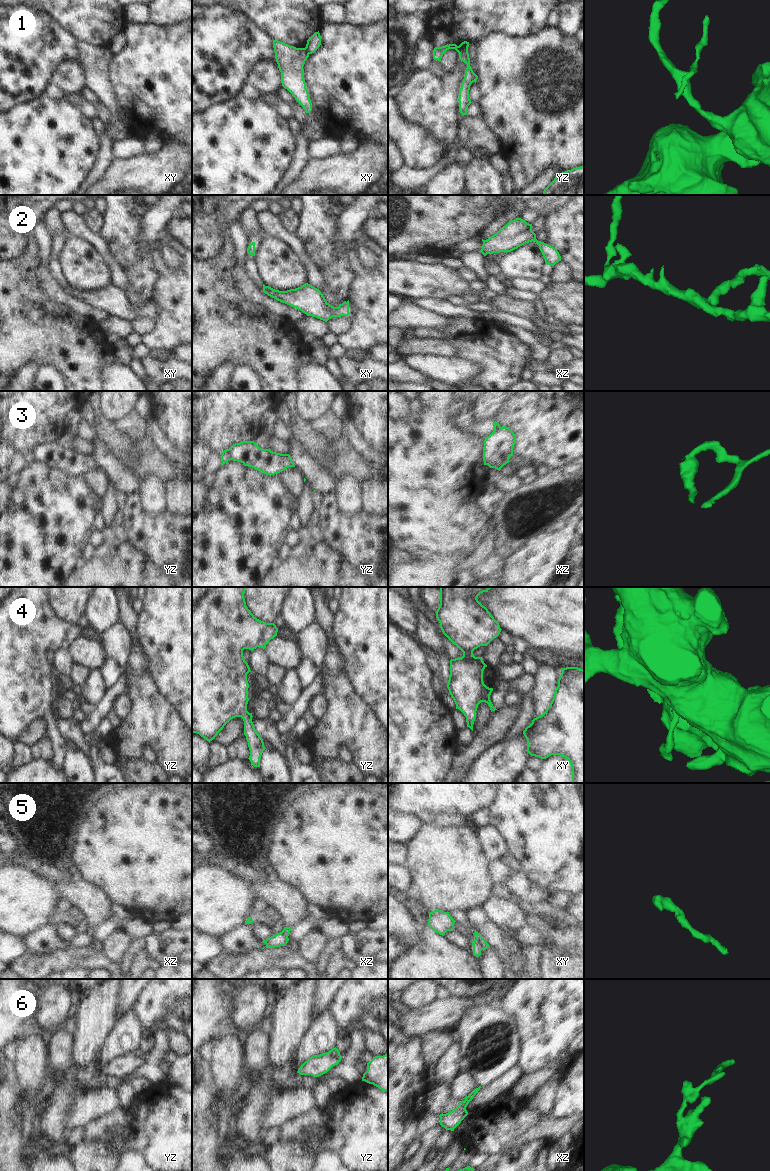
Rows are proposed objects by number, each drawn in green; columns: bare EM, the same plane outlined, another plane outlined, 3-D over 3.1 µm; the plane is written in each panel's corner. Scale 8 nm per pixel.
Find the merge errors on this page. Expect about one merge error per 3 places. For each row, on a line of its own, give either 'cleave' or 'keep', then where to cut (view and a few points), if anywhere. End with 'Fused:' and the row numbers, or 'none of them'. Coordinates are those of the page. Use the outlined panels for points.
1: cleave; cut in yz along (467, 48), (462, 48), (458, 52)
2: keep; no cut
3: cleave; cut in yz along (227, 449), (231, 459)
4: keep; no cut
5: cleave; cut in xy along (476, 938), (482, 949)
6: cleave; cut in yz along (329, 1051), (334, 1056), (340, 1056)
Fused: 1, 3, 5, 6

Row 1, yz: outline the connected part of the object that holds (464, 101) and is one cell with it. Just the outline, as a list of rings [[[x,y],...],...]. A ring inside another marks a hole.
[[[462,49],[459,52],[459,59],[467,64],[467,68],[465,70],[465,76],[461,84],[461,88],[459,90],[459,112],[462,116],[467,115],[467,108],[472,103],[469,98],[469,90],[470,86],[473,82],[476,82],[478,76],[473,72],[470,66],[470,58],[468,49]]]

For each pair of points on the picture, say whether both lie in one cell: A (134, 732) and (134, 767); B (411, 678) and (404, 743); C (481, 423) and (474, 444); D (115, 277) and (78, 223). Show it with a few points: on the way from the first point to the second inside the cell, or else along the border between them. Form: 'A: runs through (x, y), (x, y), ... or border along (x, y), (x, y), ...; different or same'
A: border along (116, 751), (130, 758), (142, 757); different
B: runs through (404, 694), (404, 727); same
C: border along (460, 425), (464, 429), (481, 435), (484, 438); different
D: runs through (112, 264), (102, 248), (90, 236); same

